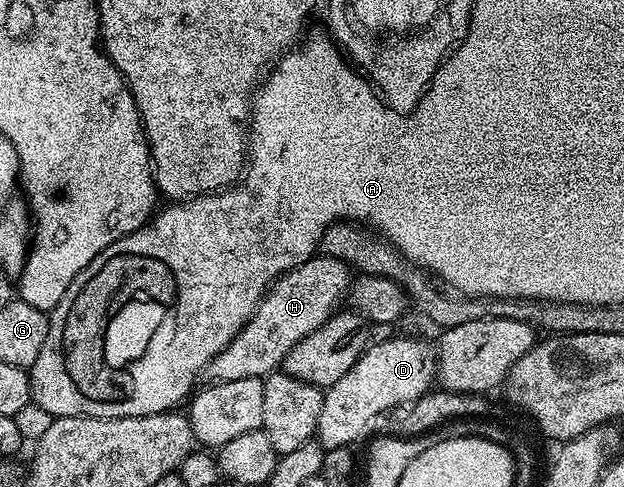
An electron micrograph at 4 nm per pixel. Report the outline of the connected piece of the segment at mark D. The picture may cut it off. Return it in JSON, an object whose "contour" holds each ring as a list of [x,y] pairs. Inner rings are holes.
{"contour":[[[391,337],[388,341],[368,344],[363,354],[329,386],[321,403],[321,419],[317,423],[317,440],[324,450],[336,449],[342,445],[354,446],[354,441],[365,434],[365,422],[372,415],[392,409],[406,401],[420,397],[432,388],[437,373],[437,357],[423,341],[415,337]]]}

